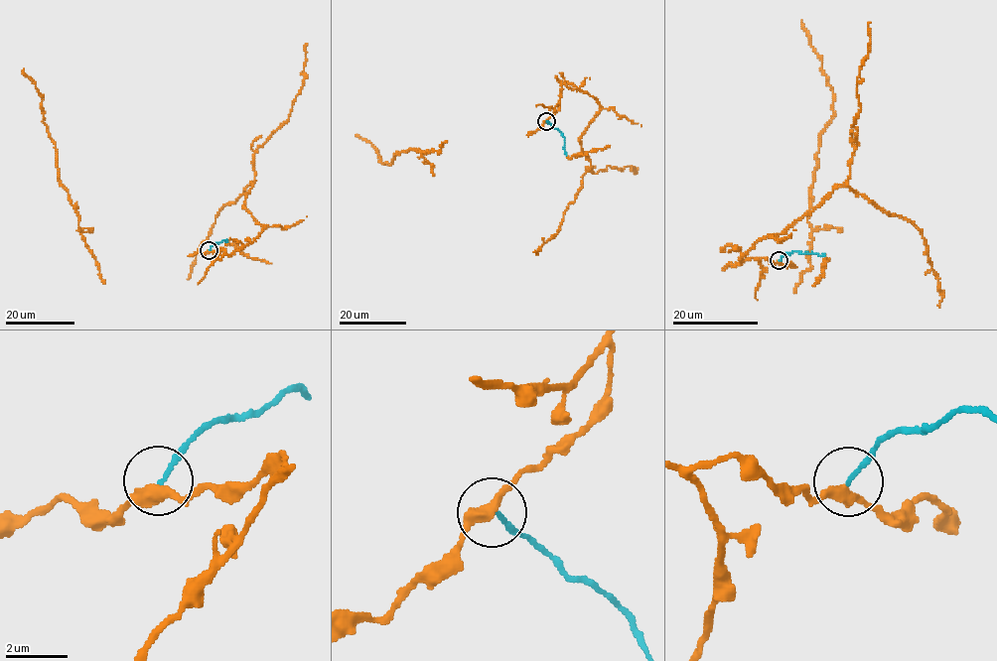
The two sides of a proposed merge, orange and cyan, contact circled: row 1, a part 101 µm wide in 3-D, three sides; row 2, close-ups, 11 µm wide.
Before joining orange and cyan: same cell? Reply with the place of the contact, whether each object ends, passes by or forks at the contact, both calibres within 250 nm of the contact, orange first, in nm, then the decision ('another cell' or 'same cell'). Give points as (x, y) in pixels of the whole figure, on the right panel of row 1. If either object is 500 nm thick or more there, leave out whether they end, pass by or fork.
at (779, 260); orange passes by; cyan ends there; 360 nm thick on the orange side, 120 nm on the other; another cell

